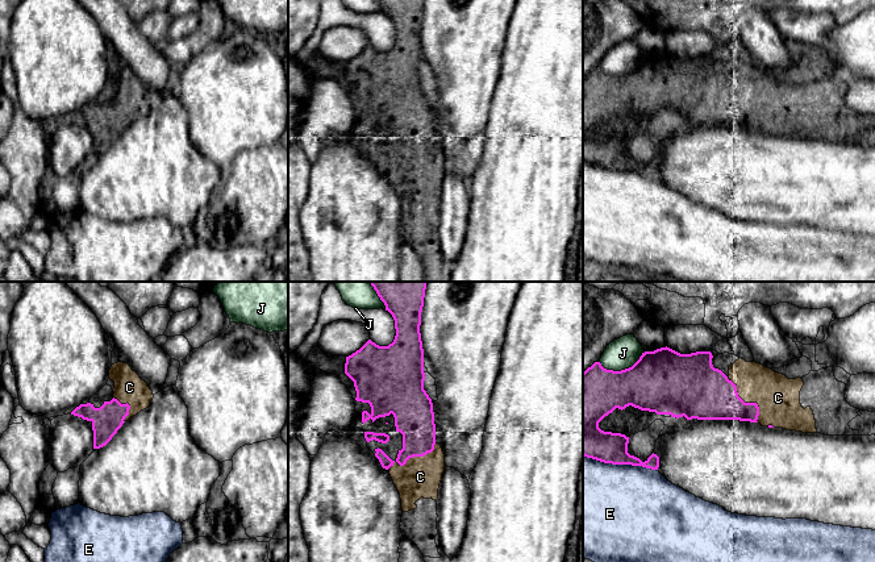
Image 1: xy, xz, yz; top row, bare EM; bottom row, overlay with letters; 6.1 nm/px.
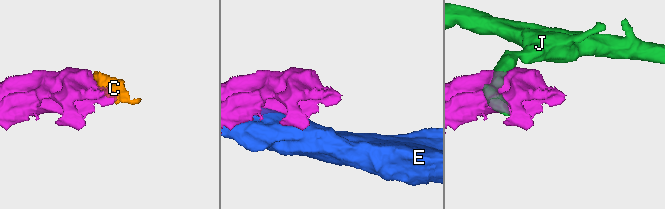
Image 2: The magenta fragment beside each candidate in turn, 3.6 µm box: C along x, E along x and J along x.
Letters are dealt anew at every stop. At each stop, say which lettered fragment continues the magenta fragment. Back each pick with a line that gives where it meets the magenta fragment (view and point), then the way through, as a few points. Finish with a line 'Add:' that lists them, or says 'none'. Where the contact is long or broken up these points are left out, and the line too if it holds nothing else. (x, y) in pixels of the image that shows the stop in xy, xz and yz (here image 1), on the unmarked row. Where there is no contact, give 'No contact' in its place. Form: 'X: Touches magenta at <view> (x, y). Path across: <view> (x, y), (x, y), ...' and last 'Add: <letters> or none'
C: Touches magenta at xz (412, 162)
Add: C

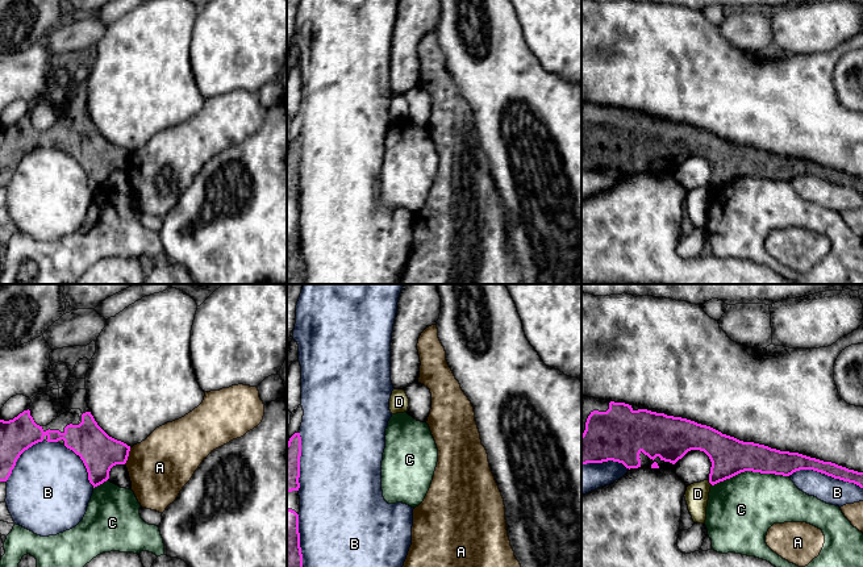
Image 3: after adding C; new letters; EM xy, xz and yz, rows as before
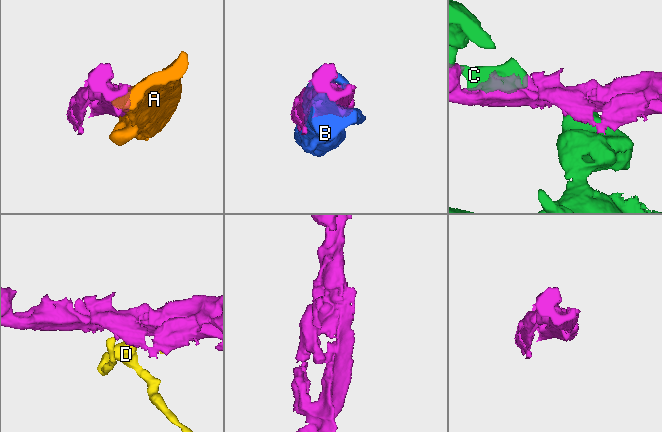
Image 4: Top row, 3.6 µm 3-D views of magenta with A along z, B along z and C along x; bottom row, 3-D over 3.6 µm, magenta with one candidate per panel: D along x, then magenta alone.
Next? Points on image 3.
Add: none

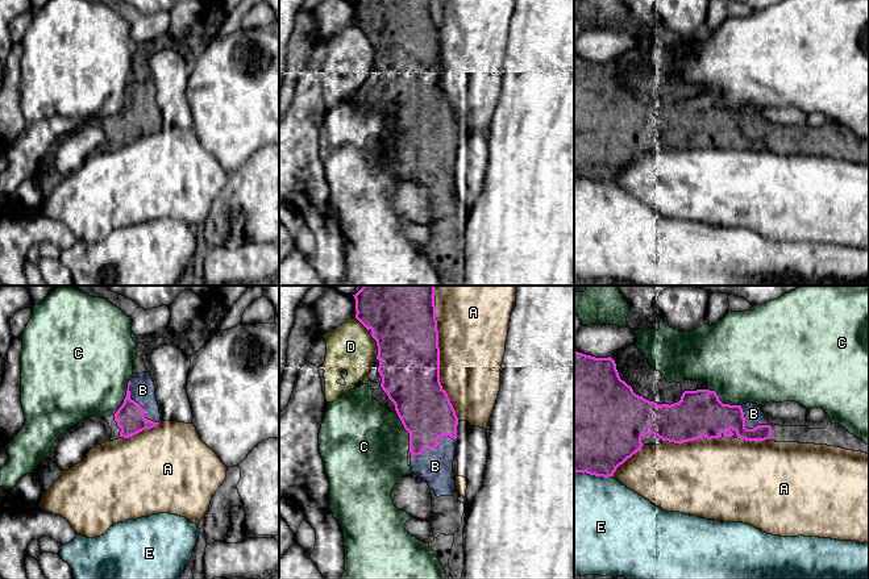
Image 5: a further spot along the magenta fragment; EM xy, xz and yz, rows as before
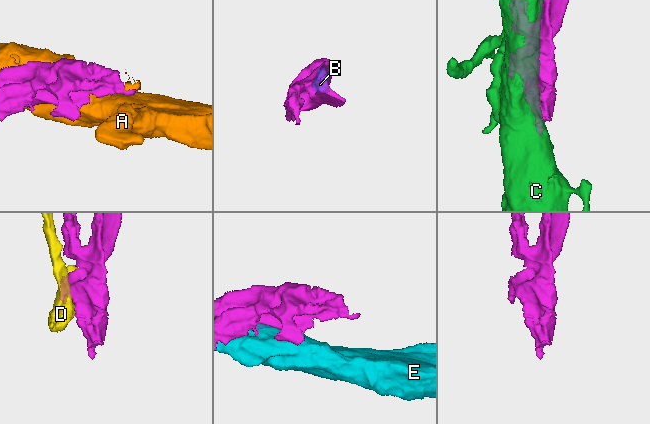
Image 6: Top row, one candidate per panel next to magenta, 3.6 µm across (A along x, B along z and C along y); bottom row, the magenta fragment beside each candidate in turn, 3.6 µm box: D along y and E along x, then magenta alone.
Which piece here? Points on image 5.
B: Touches magenta at xy (138, 109)
Add: B

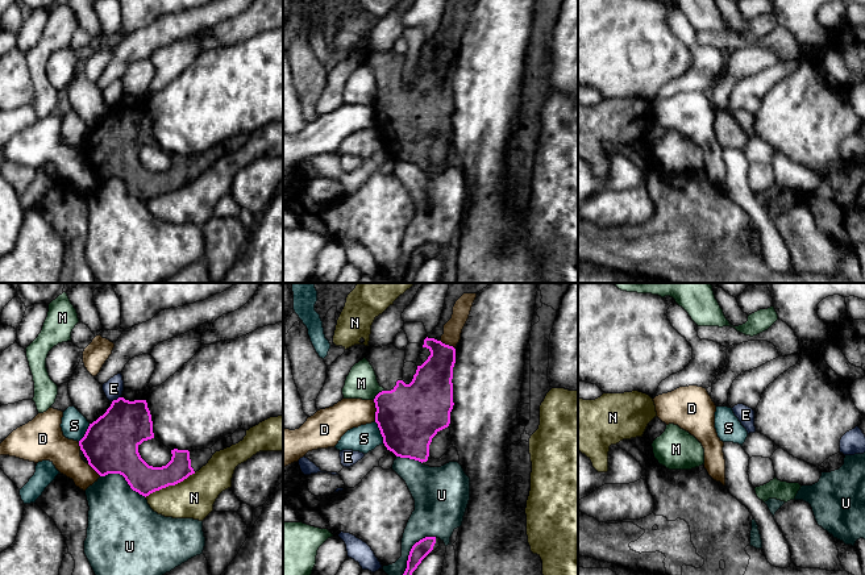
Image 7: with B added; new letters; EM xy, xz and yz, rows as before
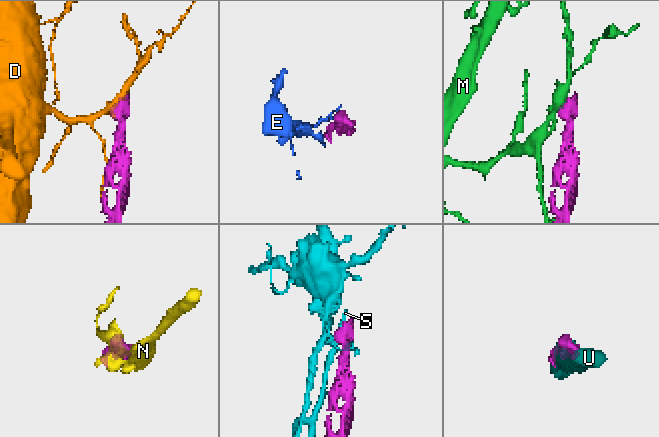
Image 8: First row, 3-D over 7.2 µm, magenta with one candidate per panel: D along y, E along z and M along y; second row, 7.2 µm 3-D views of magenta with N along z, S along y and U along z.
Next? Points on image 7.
Add: none

